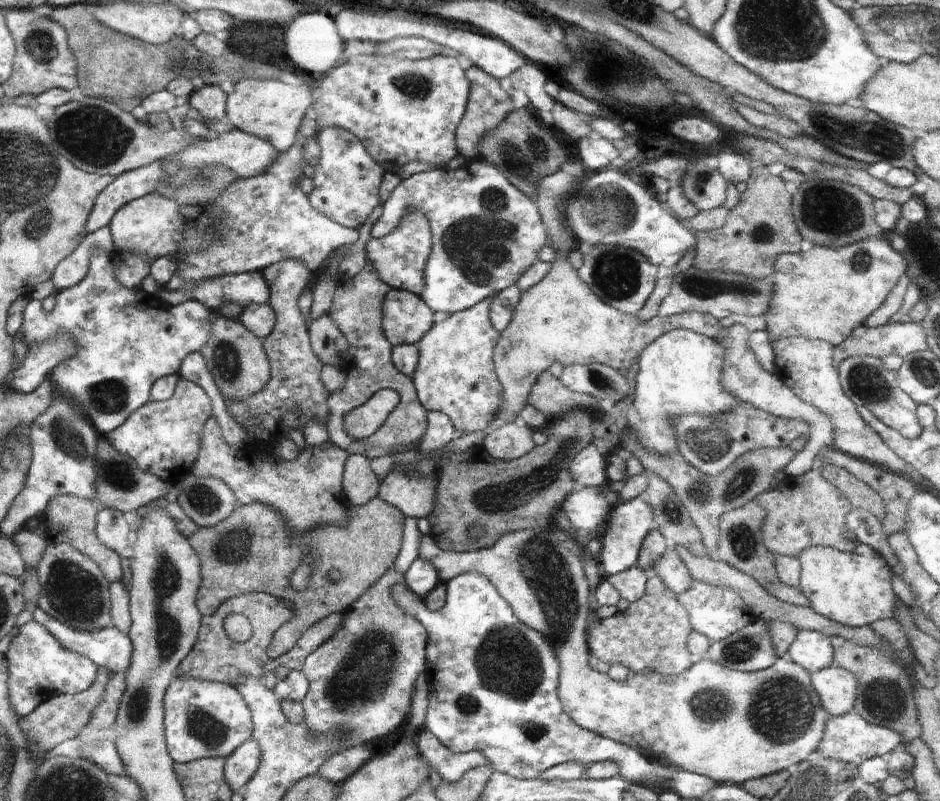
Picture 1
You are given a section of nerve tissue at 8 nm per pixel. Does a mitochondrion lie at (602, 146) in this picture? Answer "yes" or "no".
no

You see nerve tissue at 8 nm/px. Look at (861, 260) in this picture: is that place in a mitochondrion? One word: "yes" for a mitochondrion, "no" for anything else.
yes

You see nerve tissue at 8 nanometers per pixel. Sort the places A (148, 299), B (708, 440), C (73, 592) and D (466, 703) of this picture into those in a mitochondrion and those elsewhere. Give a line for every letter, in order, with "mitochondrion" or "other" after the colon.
A: other
B: mitochondrion
C: mitochondrion
D: mitochondrion

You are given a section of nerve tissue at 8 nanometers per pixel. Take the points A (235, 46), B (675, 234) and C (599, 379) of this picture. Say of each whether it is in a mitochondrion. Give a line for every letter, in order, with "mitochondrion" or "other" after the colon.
A: other
B: other
C: mitochondrion

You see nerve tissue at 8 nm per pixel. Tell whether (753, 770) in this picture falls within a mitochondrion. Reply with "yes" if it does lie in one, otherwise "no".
no

